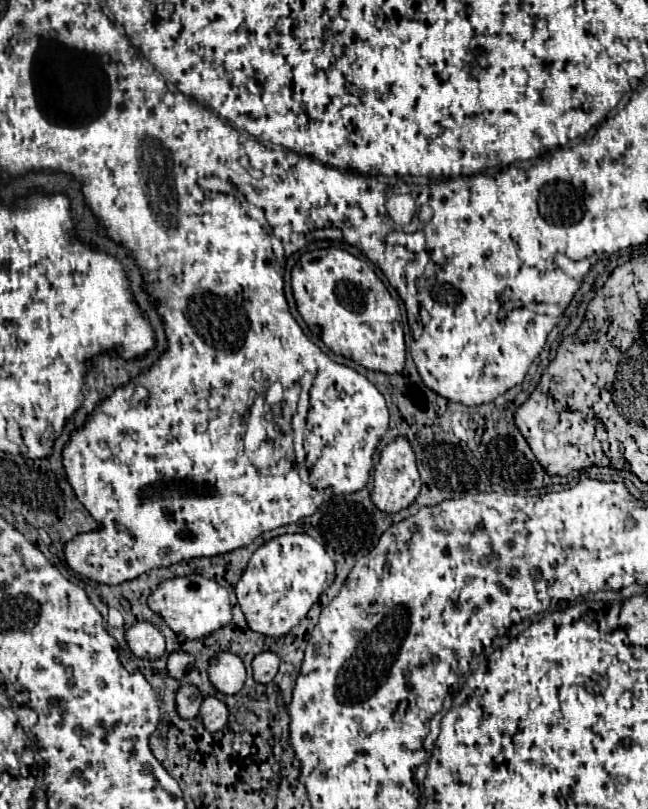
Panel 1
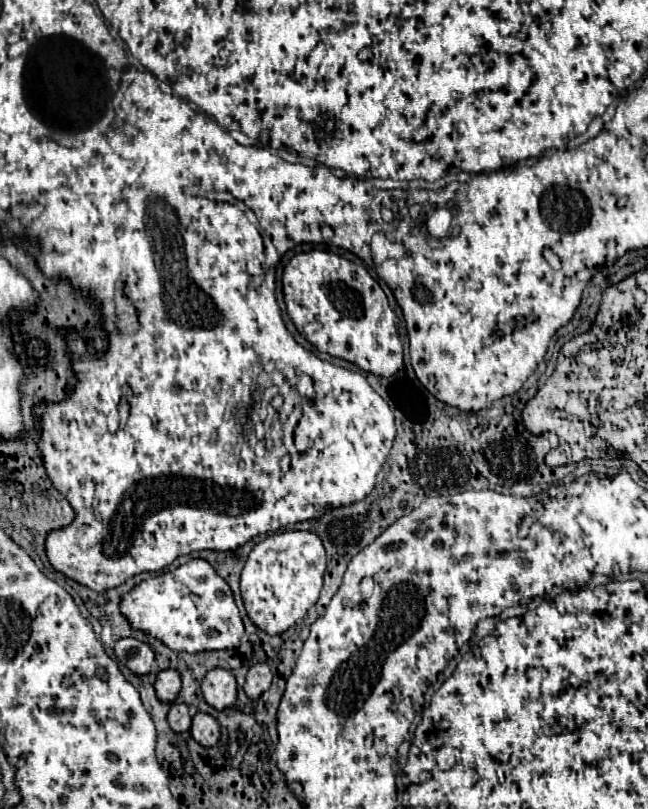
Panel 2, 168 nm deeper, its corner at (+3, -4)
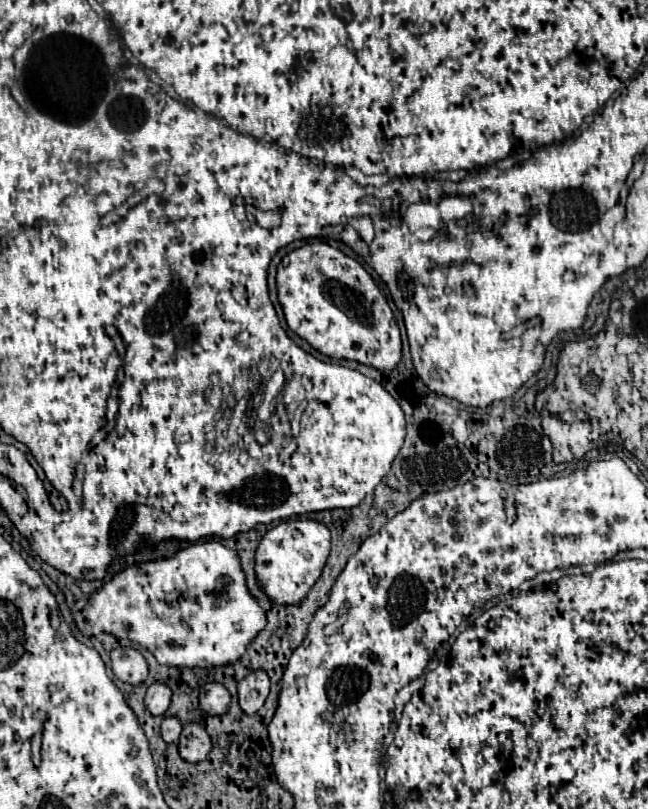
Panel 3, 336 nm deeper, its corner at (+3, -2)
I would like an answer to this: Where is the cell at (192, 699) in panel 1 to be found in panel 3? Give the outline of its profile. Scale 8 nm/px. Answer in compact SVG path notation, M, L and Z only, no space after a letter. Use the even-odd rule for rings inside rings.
M171 715L163 717L161 737L163 737L165 743L177 743L177 739L179 739L179 735L181 735L181 729L183 729L183 727L181 727L181 723L179 723L177 717L171 717Z

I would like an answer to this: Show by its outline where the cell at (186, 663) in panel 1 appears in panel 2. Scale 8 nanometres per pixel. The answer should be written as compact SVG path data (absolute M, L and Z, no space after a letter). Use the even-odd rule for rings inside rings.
M165 669L157 675L155 691L157 691L157 697L163 699L165 703L173 703L177 699L179 689L181 689L181 675L177 669Z

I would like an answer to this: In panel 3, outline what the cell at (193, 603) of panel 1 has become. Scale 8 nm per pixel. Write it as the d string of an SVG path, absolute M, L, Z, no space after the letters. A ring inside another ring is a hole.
M217 541L191 543L189 547L175 551L171 557L141 563L141 569L123 569L87 599L81 615L95 631L131 639L151 651L157 663L177 669L225 667L239 661L249 643L267 623L265 609L249 593L239 553Z

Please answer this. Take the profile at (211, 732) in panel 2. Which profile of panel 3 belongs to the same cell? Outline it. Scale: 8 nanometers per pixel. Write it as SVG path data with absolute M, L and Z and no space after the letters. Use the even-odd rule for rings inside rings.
M189 723L183 727L183 733L179 737L179 755L187 763L199 763L203 761L211 751L211 737L207 735L205 727L199 723Z

